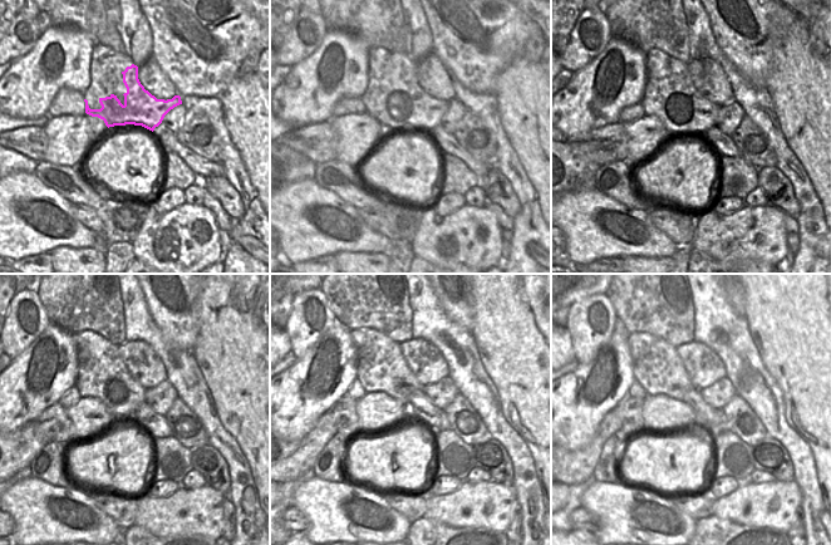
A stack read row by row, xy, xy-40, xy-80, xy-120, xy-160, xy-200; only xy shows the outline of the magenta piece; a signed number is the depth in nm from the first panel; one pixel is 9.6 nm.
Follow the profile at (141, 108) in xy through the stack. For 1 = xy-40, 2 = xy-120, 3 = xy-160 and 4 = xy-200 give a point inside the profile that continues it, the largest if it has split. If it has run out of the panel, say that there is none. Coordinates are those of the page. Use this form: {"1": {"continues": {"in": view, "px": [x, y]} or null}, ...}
{"1": {"continues": {"in": "xy-40", "px": [417, 109]}}, "2": {"continues": {"in": "xy-120", "px": [121, 398]}}, "3": {"continues": {"in": "xy-160", "px": [401, 391]}}, "4": {"continues": {"in": "xy-200", "px": [675, 389]}}}

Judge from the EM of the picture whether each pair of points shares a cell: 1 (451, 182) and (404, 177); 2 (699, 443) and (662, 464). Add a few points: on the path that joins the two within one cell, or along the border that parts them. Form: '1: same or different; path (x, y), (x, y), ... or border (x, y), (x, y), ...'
1: different; border (443, 153), (443, 173), (441, 177)
2: same; path (689, 452), (670, 453)

